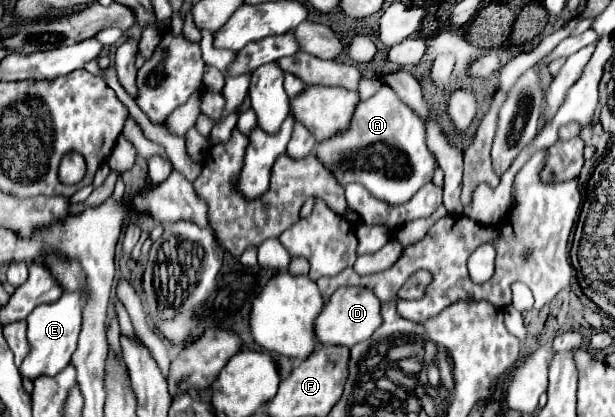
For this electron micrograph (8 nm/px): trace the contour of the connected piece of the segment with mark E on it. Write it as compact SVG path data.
M67 292L53 304L43 304L33 310L27 318L27 340L31 344L31 352L21 364L21 376L35 380L41 374L55 376L61 372L69 362L73 352L77 350L77 338L81 332L81 314L83 314L83 296L81 292Z

